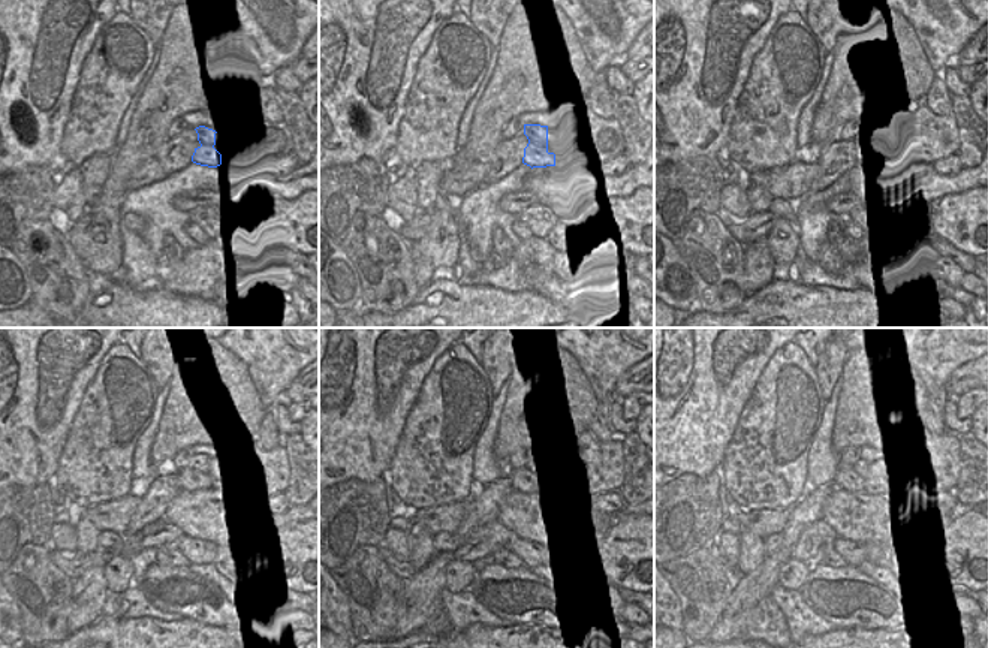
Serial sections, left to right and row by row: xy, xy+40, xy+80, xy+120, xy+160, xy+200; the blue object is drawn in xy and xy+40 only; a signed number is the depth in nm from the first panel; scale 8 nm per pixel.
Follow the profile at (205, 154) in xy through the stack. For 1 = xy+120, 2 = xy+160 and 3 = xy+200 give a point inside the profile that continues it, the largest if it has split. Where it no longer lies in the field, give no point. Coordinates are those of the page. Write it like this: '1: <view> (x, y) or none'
1: xy+120 (193, 478)
2: xy+160 (526, 479)
3: xy+200 (852, 478)

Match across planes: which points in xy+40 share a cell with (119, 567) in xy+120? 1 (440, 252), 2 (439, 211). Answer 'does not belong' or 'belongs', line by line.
1: belongs
2: belongs

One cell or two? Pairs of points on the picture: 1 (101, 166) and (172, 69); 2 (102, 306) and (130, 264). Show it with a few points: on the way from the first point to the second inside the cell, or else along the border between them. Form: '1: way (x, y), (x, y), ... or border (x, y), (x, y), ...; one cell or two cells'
1: border (113, 156), (102, 190); two cells
2: border (123, 282), (133, 288); two cells

